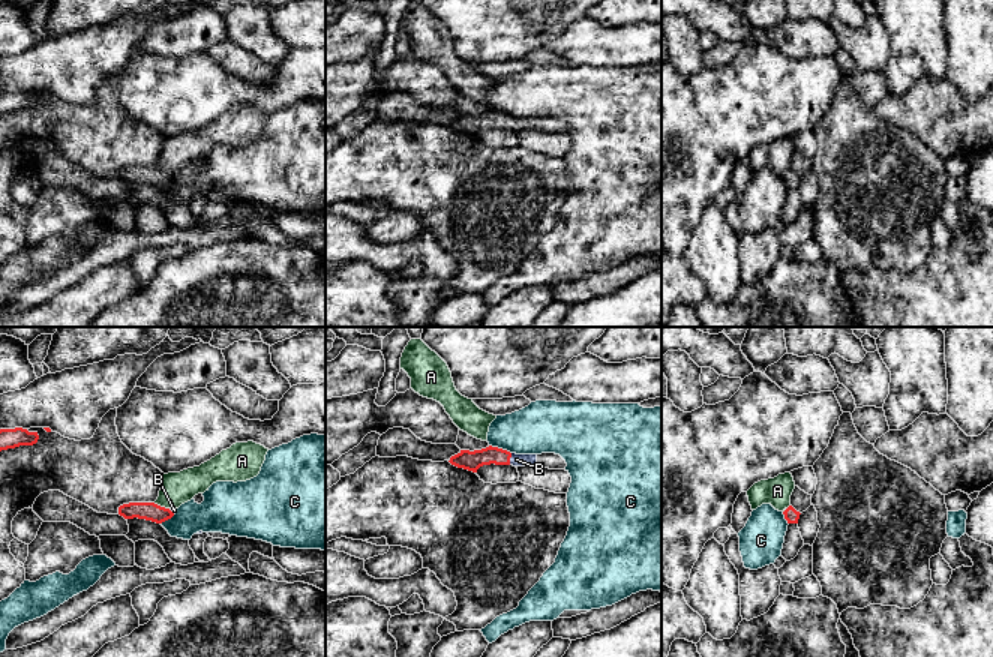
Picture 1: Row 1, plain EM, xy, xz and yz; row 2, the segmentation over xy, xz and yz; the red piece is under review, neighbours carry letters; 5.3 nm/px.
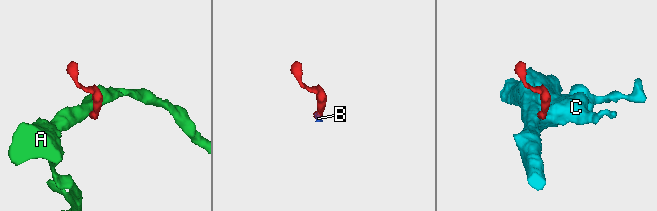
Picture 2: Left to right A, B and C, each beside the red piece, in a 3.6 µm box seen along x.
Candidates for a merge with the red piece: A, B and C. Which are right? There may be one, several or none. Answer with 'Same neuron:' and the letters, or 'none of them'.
Same neuron: B

